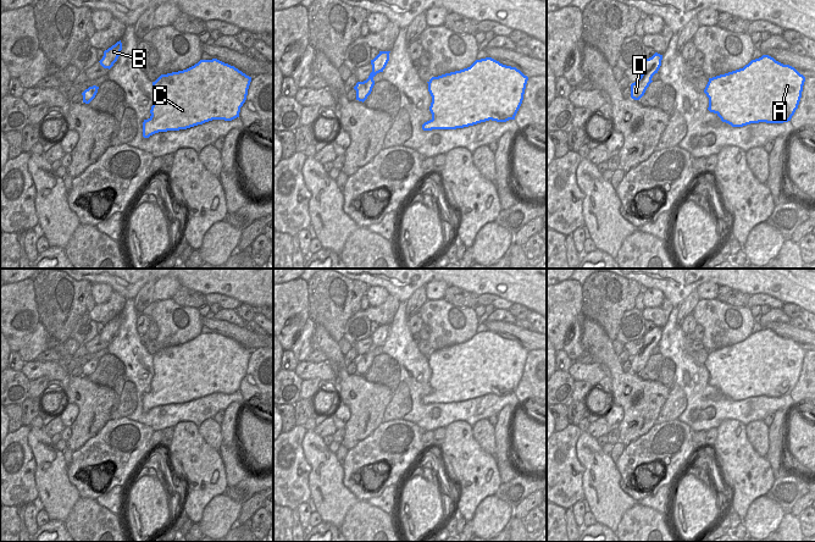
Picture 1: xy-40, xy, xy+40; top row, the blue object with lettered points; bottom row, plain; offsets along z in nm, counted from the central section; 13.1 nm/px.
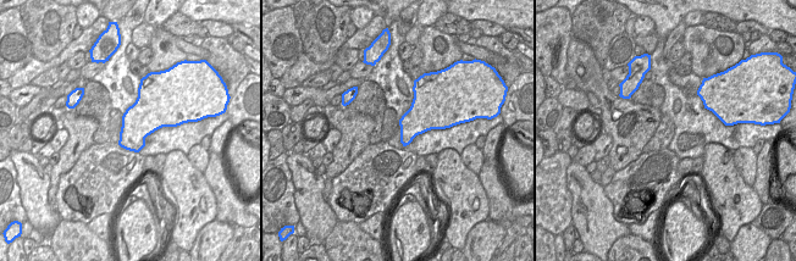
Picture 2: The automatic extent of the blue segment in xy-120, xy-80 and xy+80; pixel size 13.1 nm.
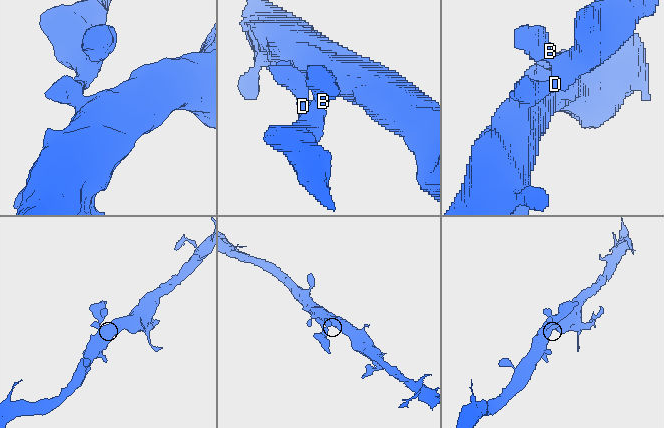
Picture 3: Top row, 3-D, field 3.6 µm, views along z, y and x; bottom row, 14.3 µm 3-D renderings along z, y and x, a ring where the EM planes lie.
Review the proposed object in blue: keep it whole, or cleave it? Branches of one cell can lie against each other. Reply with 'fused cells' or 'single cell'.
single cell

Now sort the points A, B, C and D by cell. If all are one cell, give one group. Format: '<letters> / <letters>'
A B C D

